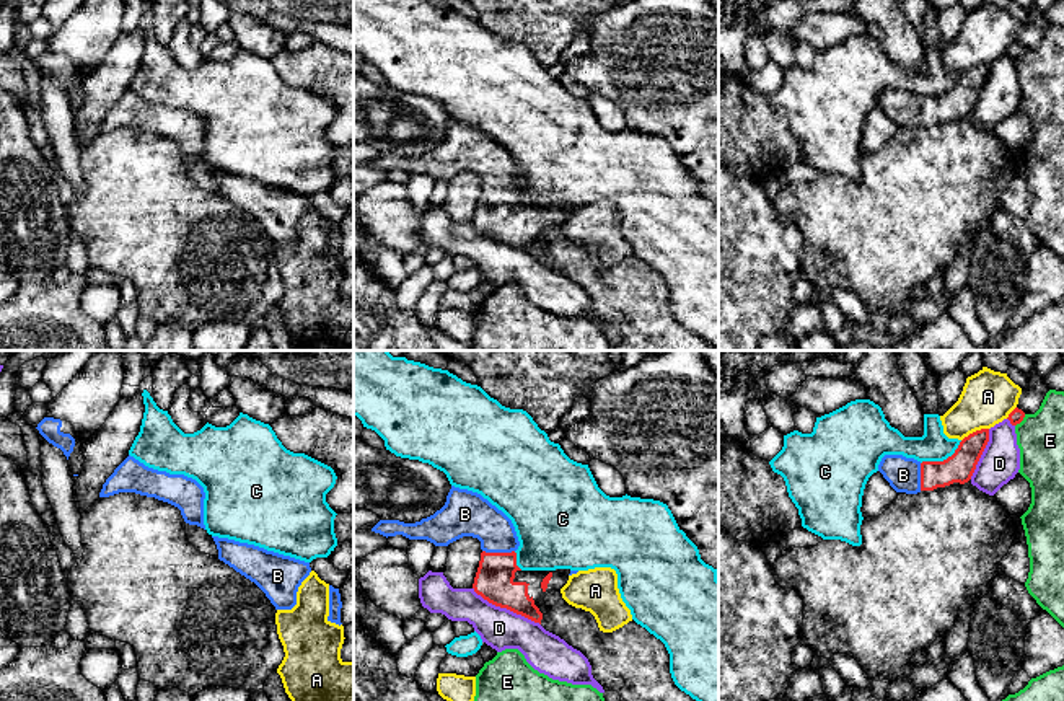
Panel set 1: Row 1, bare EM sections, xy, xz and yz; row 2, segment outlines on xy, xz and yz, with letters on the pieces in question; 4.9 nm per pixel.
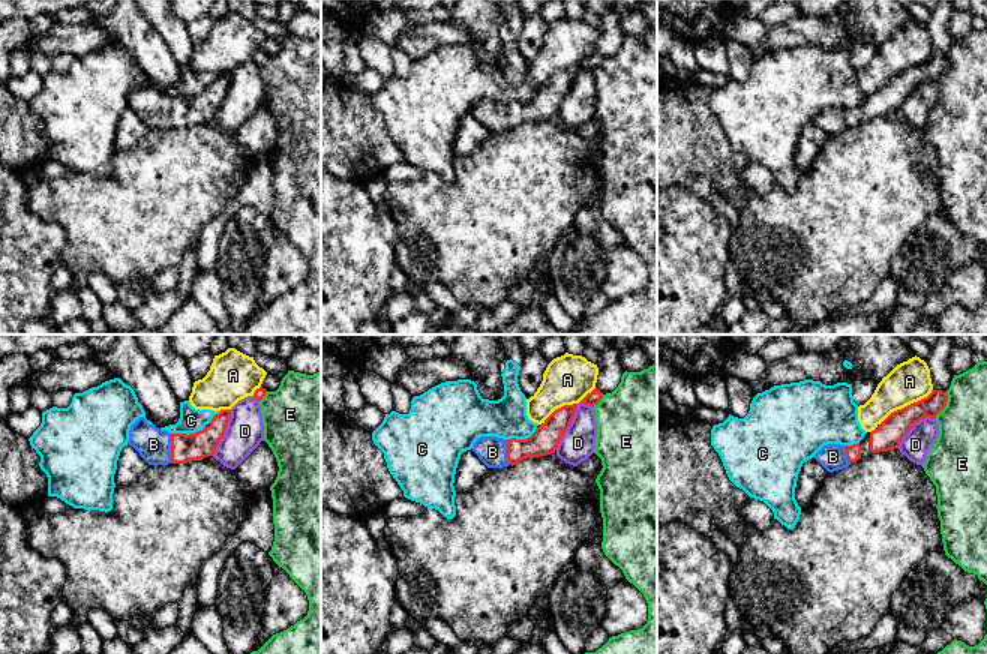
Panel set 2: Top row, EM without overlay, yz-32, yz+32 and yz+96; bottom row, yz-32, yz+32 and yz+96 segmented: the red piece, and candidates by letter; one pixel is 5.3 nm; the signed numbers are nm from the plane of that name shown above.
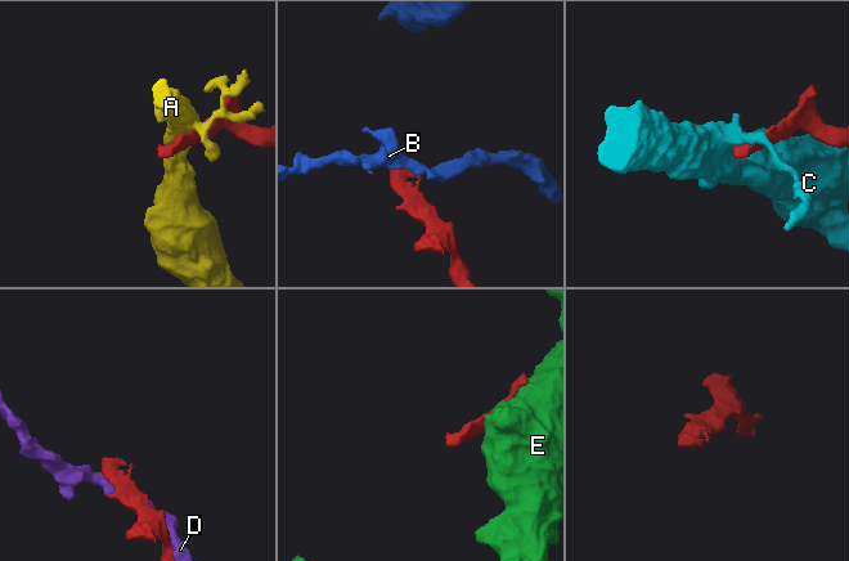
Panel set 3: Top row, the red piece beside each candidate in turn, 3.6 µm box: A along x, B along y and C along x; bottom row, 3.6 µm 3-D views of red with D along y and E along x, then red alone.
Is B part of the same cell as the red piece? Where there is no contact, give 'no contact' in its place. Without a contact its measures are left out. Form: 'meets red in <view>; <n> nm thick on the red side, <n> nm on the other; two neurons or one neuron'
meets red in xz; 190 nm thick on the red side, 220 nm on the other; one neuron

